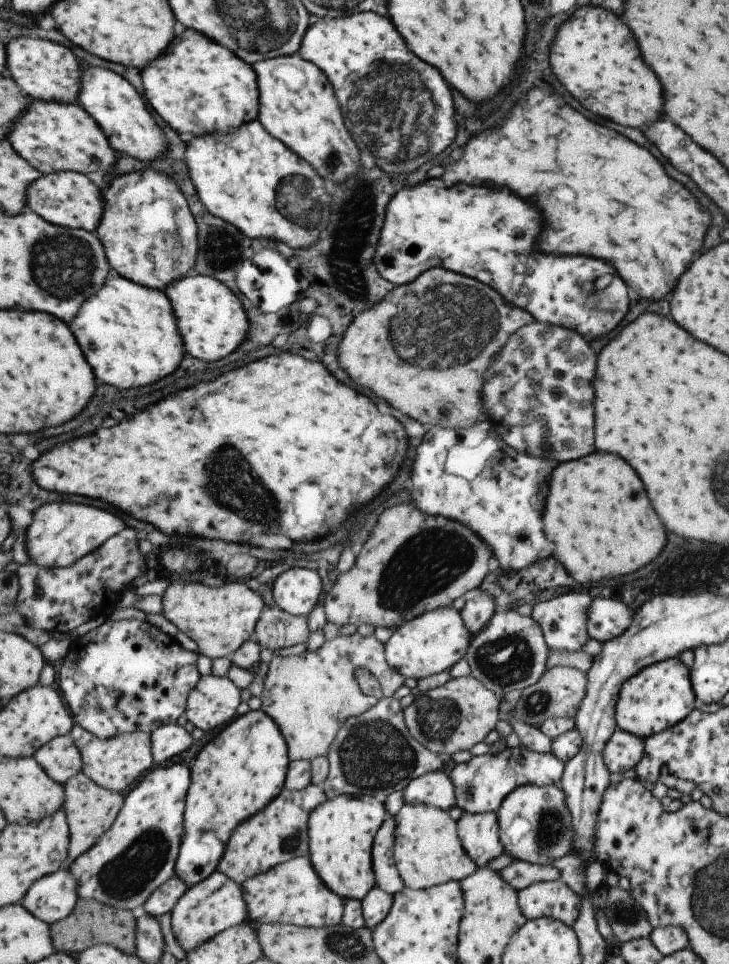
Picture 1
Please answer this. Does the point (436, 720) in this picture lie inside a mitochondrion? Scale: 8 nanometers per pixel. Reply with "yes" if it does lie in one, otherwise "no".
yes

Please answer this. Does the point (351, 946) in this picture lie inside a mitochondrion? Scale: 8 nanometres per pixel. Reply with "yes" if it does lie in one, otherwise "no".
yes

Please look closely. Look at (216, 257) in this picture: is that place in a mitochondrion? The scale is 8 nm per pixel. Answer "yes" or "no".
yes

